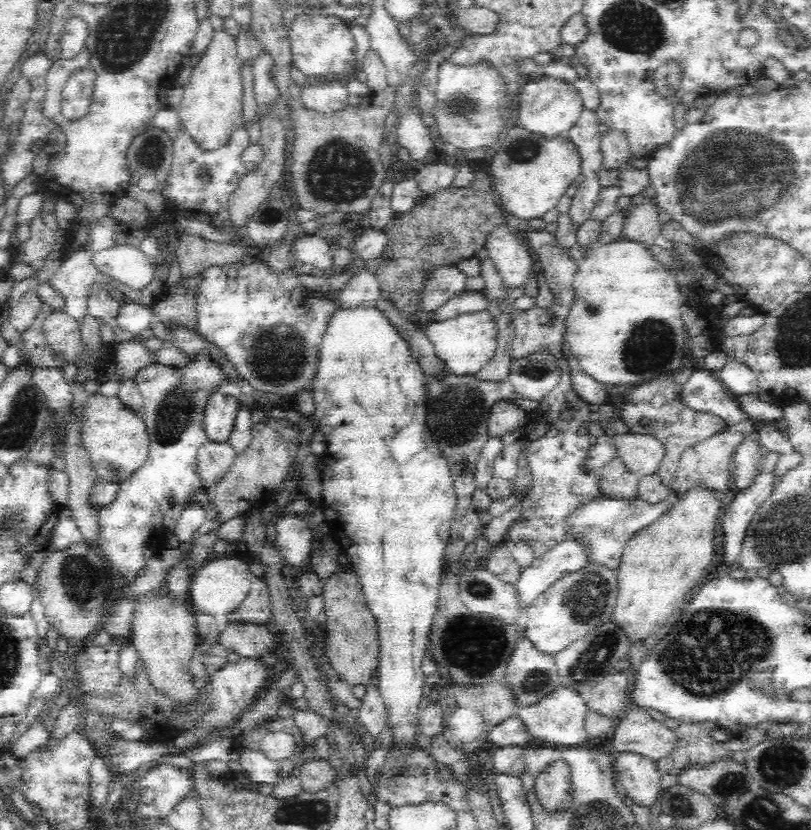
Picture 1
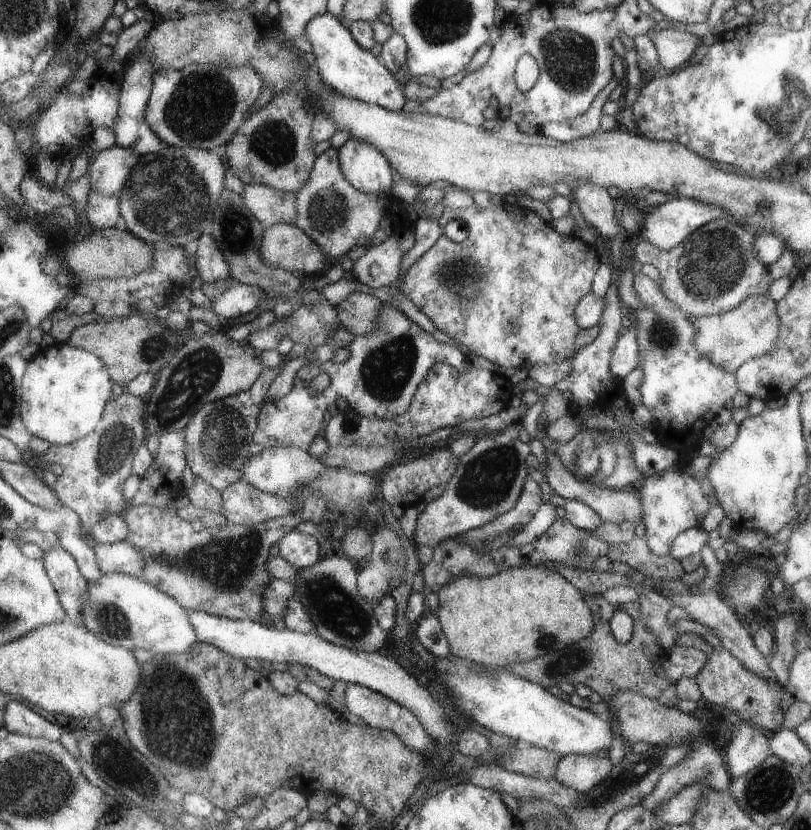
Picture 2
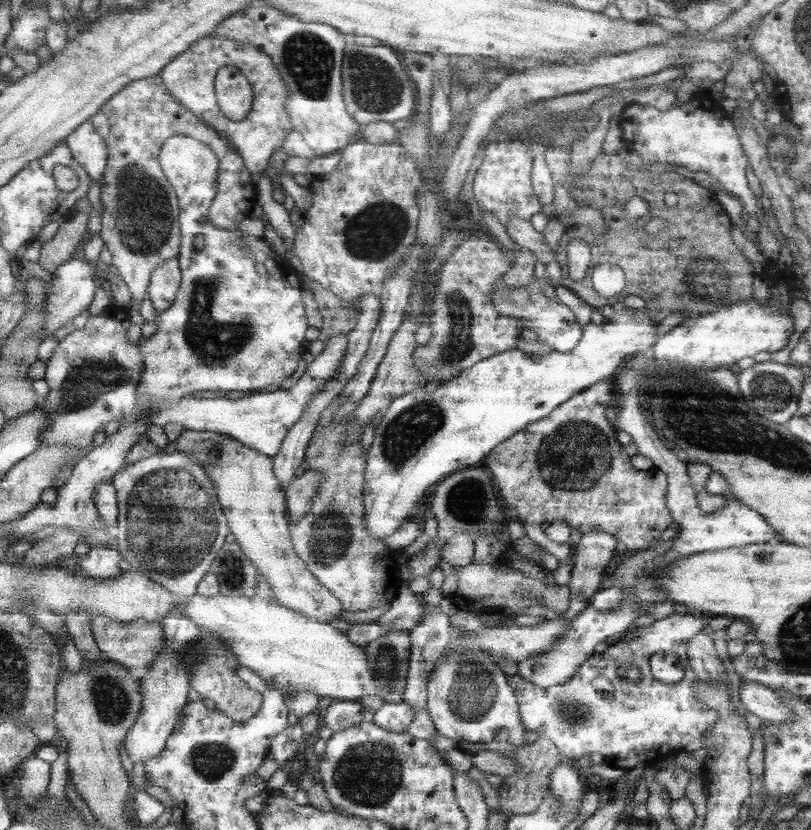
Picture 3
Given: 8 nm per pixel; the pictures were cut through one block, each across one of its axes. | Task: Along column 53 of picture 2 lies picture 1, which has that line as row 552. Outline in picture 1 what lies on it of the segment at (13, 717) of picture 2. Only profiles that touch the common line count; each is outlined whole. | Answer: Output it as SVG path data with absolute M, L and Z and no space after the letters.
M772 473L758 474L750 488L736 494L730 506L725 508L722 518L722 564L726 568L737 564L754 513L778 484L771 476Z

